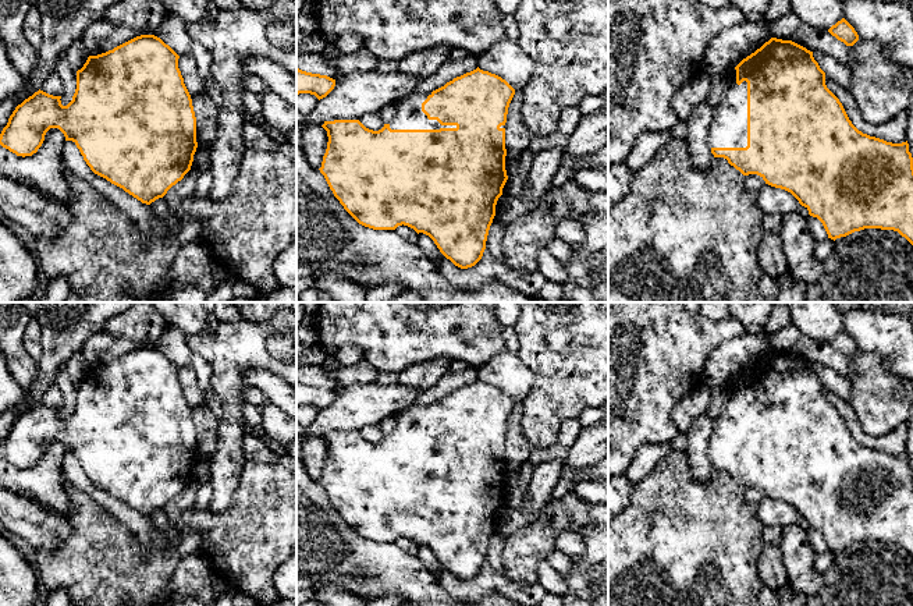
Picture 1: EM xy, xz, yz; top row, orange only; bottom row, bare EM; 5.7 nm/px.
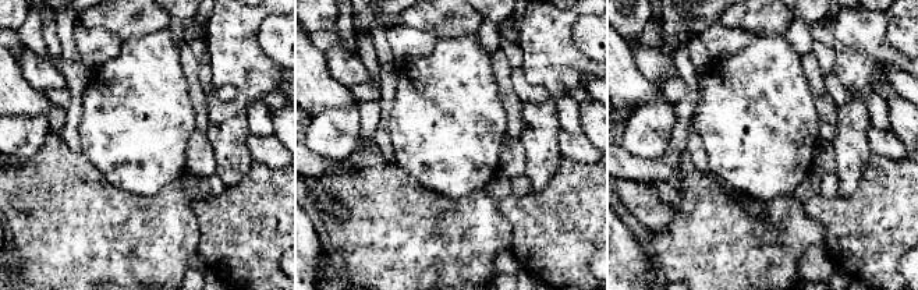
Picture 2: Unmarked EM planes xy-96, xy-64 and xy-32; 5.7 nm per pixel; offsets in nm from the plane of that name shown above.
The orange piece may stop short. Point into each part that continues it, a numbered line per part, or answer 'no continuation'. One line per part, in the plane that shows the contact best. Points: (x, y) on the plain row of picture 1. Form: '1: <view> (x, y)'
1: xz (409, 428)

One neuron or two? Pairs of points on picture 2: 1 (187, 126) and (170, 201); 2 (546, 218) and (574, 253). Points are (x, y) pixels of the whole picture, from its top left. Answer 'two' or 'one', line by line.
1: two
2: one

